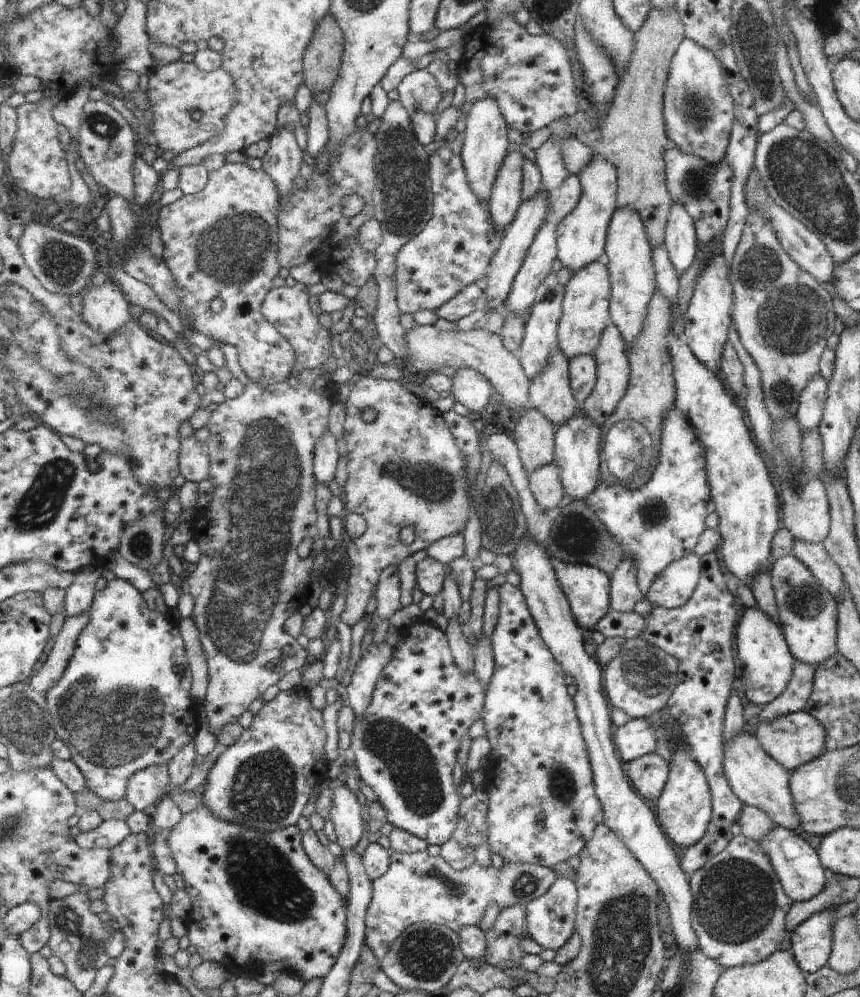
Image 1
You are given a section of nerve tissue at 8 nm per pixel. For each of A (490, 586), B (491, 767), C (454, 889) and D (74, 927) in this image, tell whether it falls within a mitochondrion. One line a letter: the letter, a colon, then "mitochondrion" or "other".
A: other
B: other
C: mitochondrion
D: mitochondrion

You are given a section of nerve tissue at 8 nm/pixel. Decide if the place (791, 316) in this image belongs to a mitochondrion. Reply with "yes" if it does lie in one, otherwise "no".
yes

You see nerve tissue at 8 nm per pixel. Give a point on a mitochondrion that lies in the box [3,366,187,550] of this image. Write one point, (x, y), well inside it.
(39, 507)

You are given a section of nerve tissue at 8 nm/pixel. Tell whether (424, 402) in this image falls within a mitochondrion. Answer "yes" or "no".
no

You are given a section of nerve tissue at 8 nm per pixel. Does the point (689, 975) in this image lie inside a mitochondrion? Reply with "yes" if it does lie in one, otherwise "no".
yes

